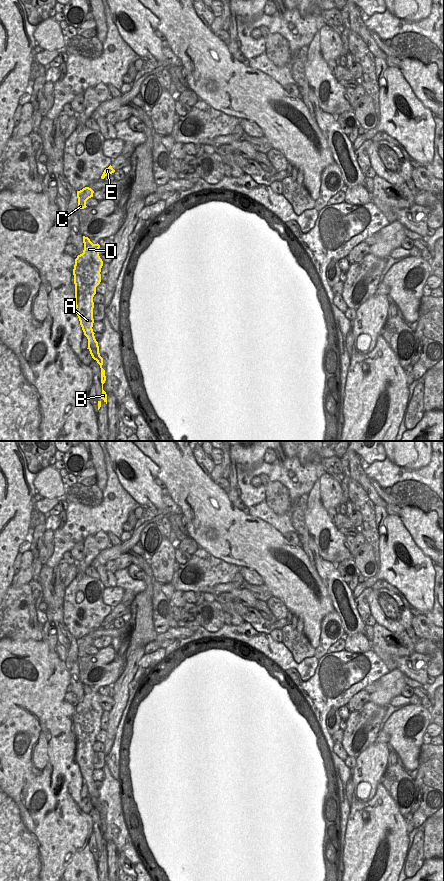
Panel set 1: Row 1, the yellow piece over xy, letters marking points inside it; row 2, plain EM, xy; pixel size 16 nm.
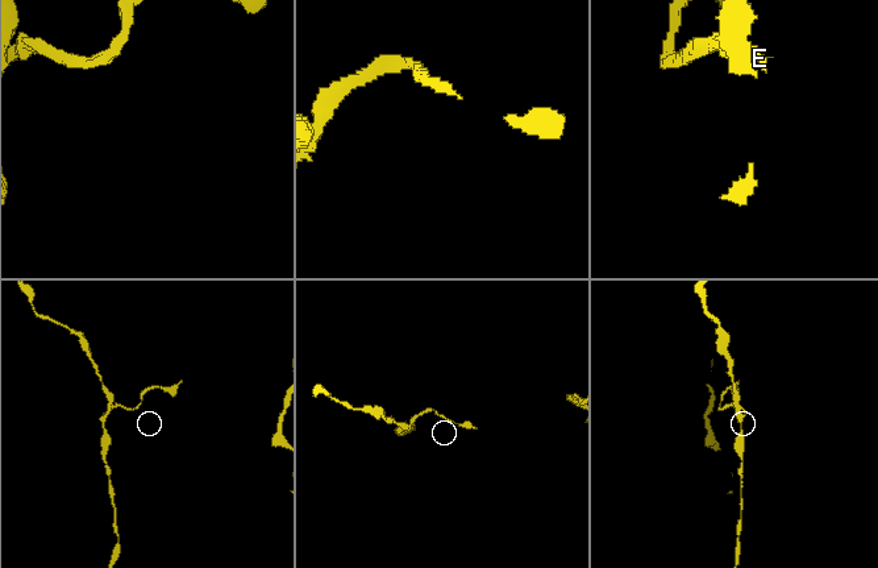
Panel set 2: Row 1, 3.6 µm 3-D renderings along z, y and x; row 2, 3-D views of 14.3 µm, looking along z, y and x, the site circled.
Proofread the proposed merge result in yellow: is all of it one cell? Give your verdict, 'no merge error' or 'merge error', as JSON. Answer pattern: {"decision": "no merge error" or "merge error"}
{"decision": "merge error"}

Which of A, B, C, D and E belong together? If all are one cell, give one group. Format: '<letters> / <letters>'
A B C D / E

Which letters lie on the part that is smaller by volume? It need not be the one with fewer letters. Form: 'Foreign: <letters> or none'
Foreign: E

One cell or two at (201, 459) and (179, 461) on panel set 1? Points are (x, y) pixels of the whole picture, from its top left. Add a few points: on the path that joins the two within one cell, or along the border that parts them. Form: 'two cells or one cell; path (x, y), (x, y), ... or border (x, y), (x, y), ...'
two cells; border (191, 451), (196, 463), (209, 475)

